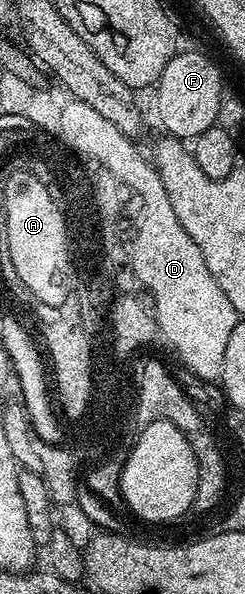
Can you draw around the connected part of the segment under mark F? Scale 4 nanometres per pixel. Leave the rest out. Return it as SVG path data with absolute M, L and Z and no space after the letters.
M202 50L198 53L174 55L156 84L158 91L158 119L167 136L183 141L192 141L204 129L215 126L220 113L220 101L224 94L222 71Z

